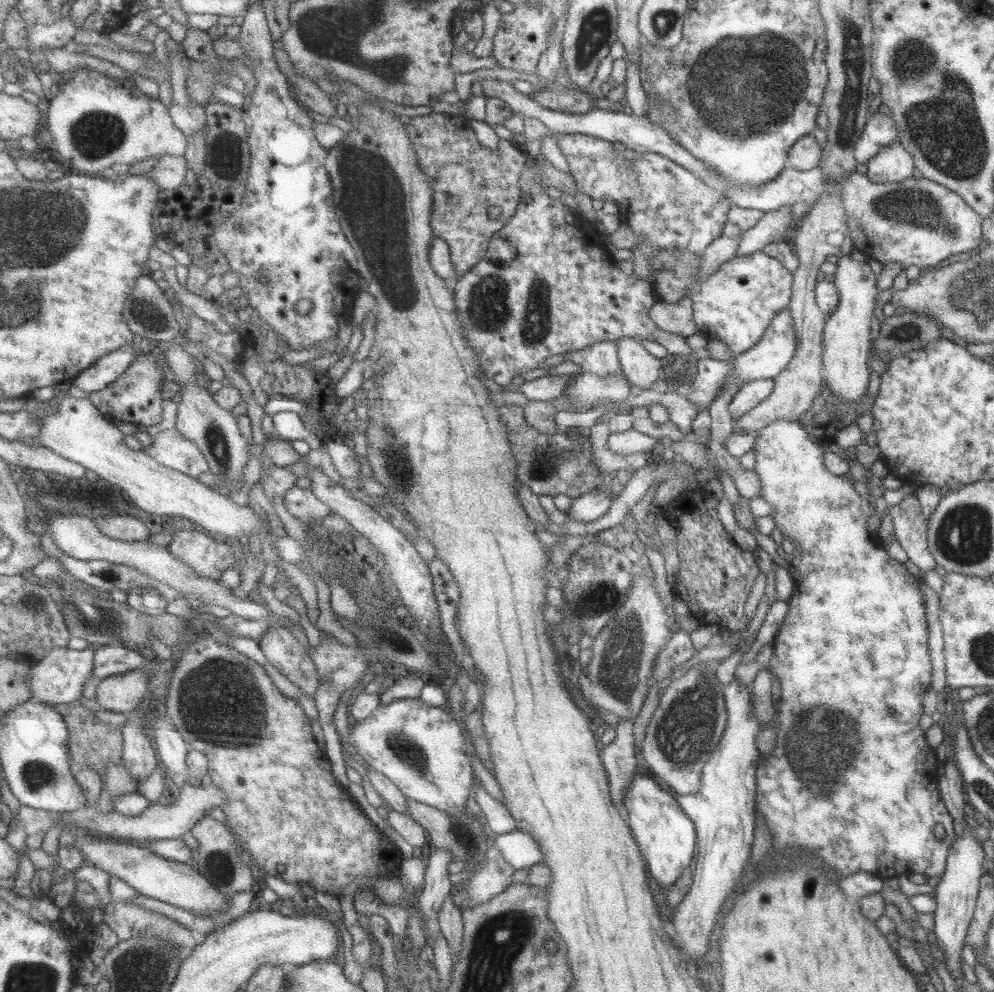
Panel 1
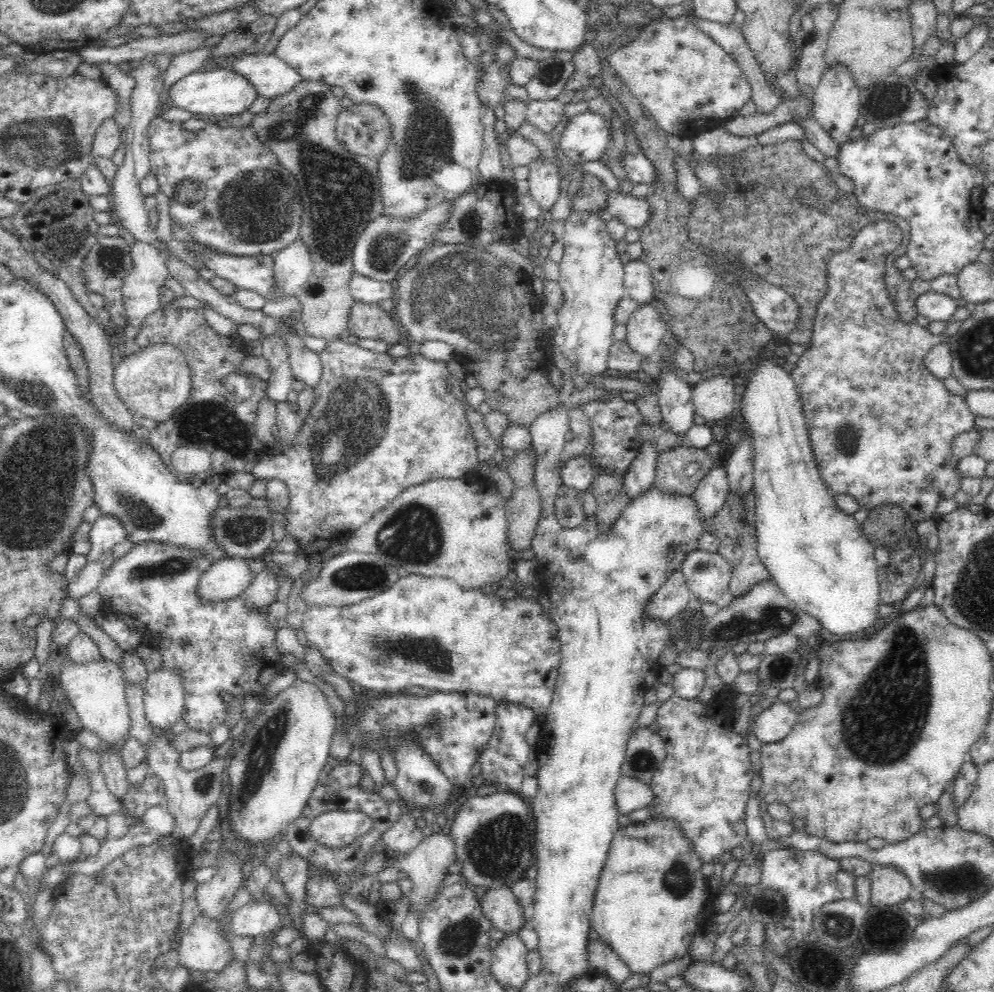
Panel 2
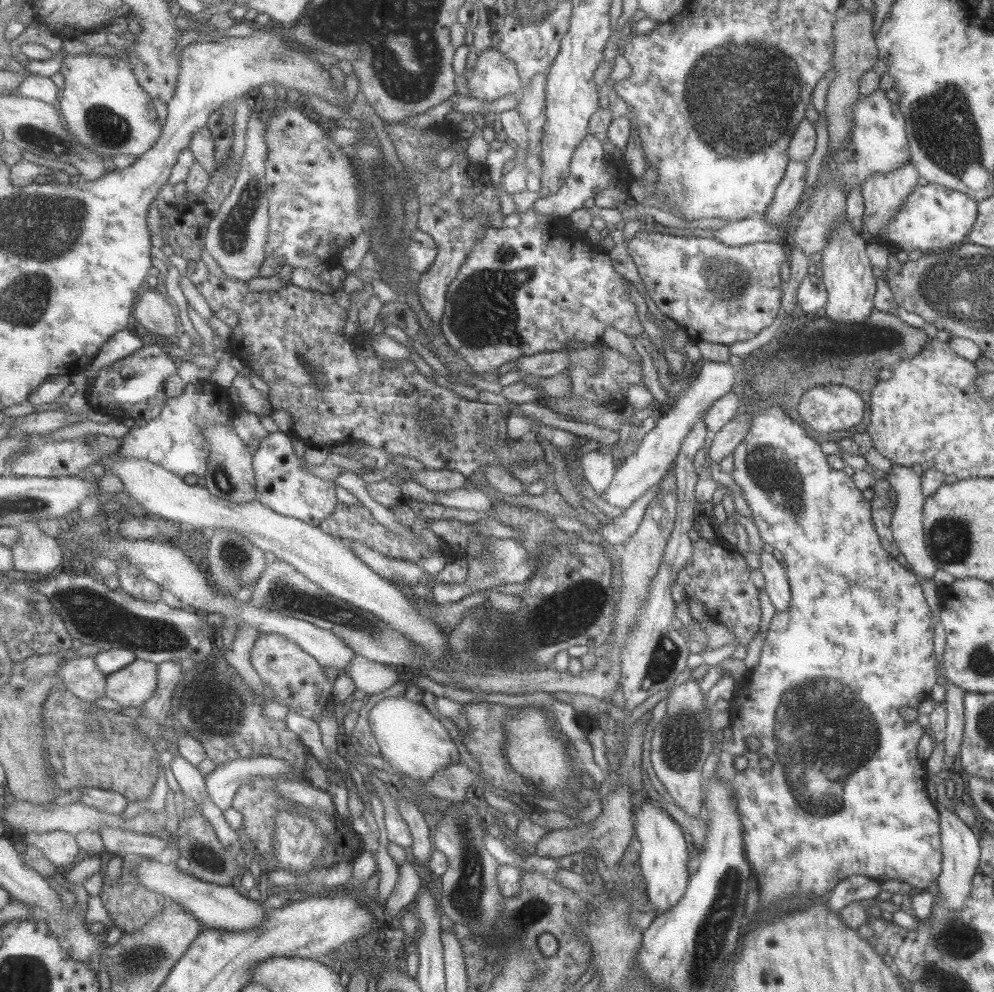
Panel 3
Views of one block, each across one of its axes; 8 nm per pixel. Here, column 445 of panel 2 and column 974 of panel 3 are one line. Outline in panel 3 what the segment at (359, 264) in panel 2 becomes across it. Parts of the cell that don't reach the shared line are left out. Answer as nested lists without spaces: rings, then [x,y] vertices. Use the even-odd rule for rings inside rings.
[[[935,183],[918,185],[903,199],[895,217],[885,223],[879,231],[878,244],[894,246],[899,251],[909,253],[919,250],[922,254],[947,249],[961,244],[969,234],[977,216],[976,202],[962,192],[951,190]]]

